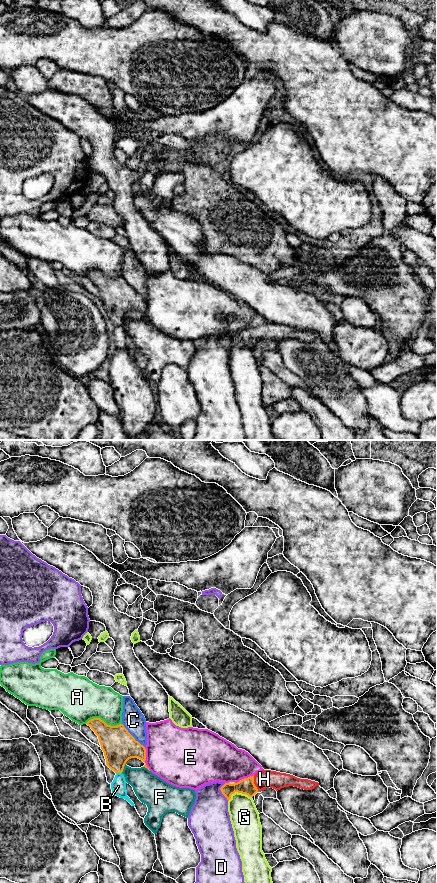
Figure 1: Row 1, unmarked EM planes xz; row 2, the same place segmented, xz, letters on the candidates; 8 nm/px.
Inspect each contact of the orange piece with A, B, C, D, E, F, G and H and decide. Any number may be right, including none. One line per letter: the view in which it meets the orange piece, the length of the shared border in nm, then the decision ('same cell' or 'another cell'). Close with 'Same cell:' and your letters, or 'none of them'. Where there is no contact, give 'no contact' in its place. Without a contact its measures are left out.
A: meets orange in xz; contact 300 nm long; another cell
B: meets orange in xz; contact 50 nm long; another cell
C: meets orange in xz; contact 260 nm long; another cell
D: meets orange in xz; contact 150 nm long; another cell
E: meets orange in xz; contact 200 nm long; another cell
F: meets orange in xz; contact 90 nm long; another cell
G: meets orange in xz; contact 200 nm long; another cell
H: meets orange in xz; contact 130 nm long; same cell
Same cell: H

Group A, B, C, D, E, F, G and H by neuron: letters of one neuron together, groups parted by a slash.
A / B / C / D / E / F / G / H

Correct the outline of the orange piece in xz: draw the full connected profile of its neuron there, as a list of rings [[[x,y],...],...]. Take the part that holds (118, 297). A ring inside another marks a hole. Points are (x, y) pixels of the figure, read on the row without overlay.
[[[100,270],[86,275],[98,288],[106,317],[115,325],[122,325],[126,314],[138,310],[145,315],[146,301],[128,284],[123,276],[107,277]]]

